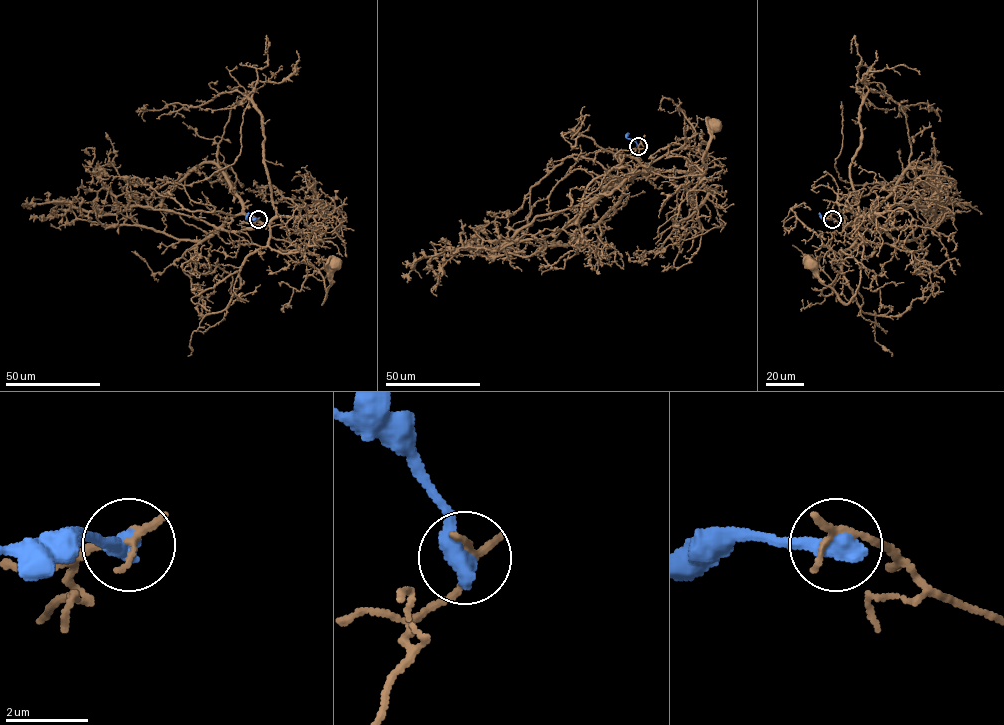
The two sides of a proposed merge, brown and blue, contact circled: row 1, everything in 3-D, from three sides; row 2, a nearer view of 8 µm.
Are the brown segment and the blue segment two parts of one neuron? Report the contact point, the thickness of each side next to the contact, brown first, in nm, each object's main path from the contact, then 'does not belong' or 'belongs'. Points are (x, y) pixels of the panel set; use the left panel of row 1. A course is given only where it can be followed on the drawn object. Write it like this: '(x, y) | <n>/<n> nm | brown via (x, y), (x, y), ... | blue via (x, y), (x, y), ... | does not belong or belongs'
(258, 219) | 240/600 nm | brown via (258, 219), (253, 226), (267, 225), (271, 236), (291, 243), (318, 270), (326, 294), (323, 303), (337, 264) | blue via (258, 219), (246, 219), (248, 212) | does not belong

